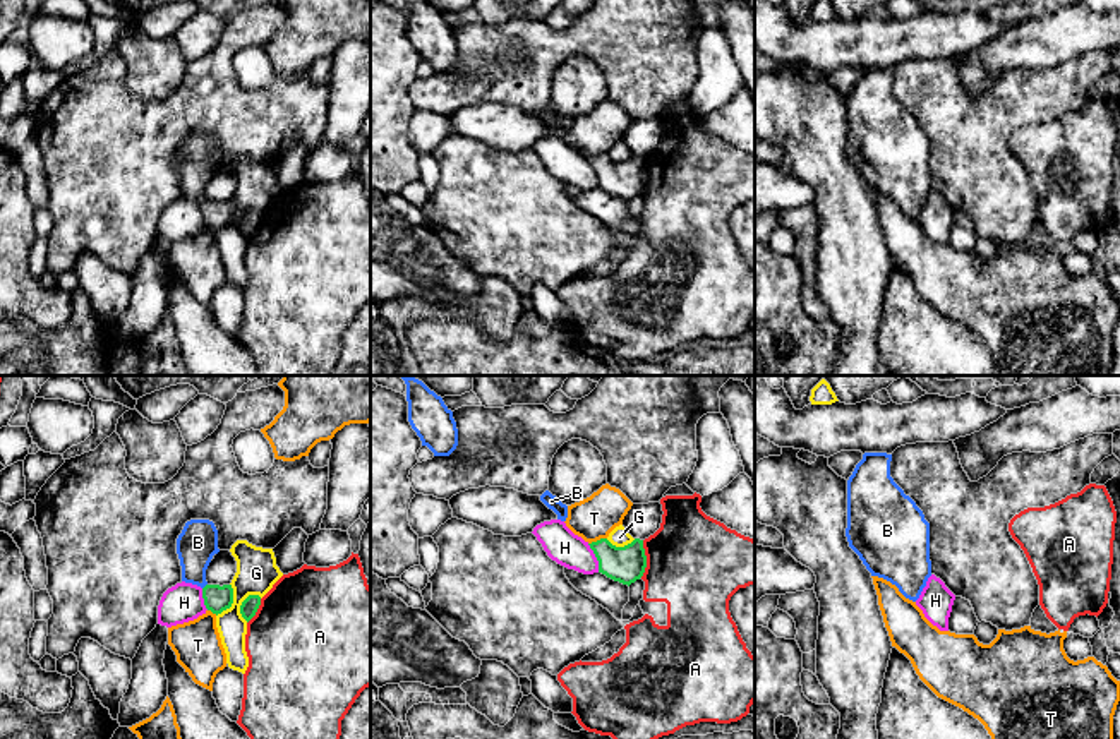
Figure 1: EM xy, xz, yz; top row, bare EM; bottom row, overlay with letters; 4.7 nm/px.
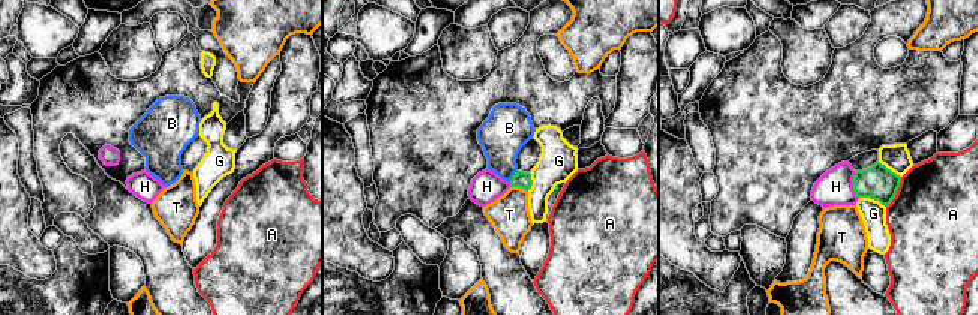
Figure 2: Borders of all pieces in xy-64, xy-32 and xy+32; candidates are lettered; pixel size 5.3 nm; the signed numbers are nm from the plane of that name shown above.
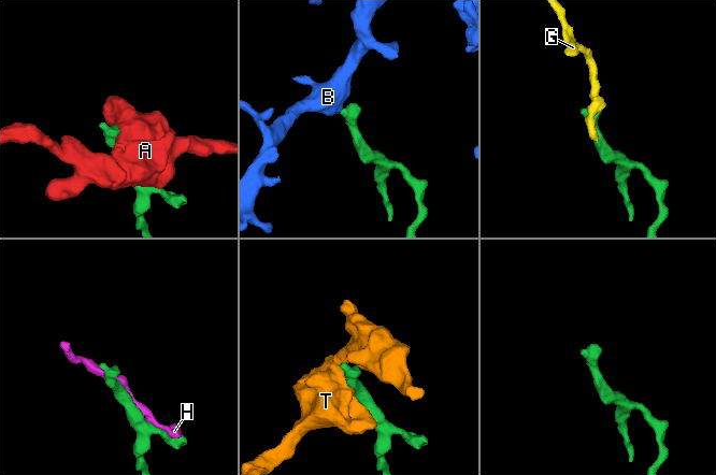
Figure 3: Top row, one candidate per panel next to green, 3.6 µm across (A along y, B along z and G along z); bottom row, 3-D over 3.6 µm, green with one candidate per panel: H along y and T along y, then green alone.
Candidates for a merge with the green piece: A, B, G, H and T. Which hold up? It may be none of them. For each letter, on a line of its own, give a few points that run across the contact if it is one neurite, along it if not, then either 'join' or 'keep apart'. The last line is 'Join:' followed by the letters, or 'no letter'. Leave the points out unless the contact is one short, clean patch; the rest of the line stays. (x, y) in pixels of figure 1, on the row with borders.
A: keep apart
B: xy (216, 599), (204, 587), (198, 576), (198, 542) | join
G: xy (258, 594), (251, 594), (240, 606), (240, 614), (247, 621) | keep apart
H: keep apart
T: keep apart
Join: B

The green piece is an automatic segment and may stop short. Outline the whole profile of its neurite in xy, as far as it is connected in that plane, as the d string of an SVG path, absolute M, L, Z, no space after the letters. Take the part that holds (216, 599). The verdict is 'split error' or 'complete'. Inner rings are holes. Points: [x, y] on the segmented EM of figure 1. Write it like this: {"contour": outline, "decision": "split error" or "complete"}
{"contour": "M190 520L185 523L177 538L182 581L201 586L206 609L216 616L233 604L232 585L220 586L206 581L206 569L218 552L218 530L213 521Z", "decision": "split error"}

